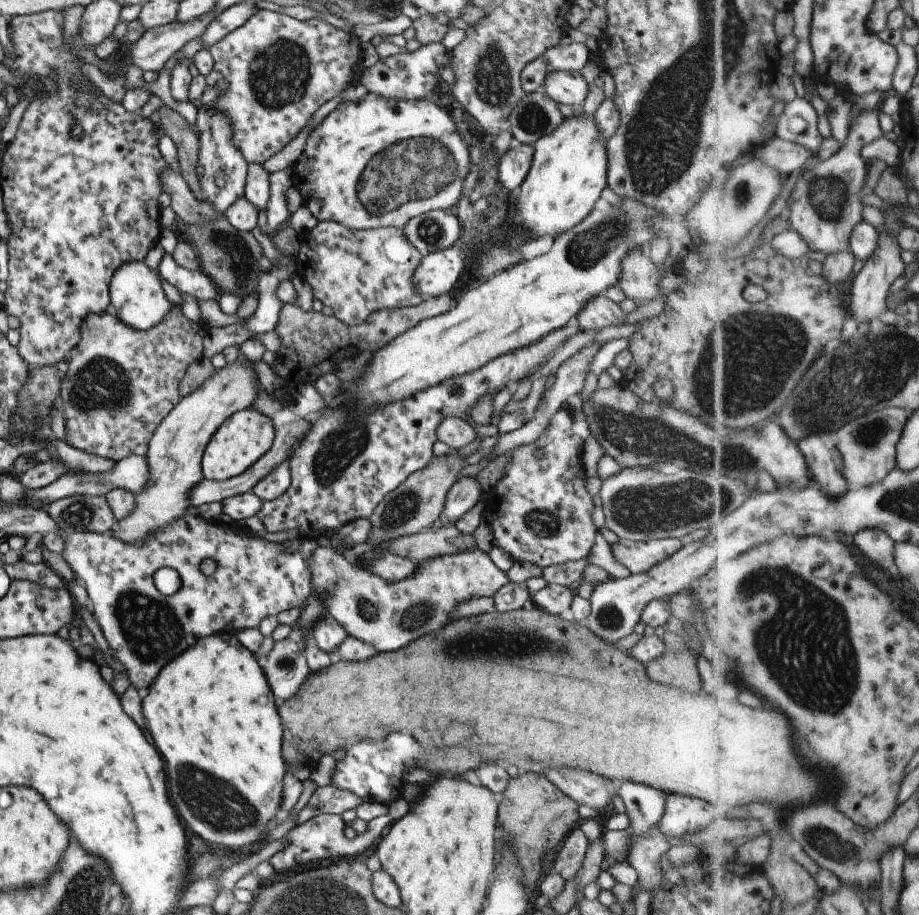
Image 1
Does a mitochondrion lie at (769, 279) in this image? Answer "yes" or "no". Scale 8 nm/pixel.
no

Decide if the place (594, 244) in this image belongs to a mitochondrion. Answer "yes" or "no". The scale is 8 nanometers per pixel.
yes

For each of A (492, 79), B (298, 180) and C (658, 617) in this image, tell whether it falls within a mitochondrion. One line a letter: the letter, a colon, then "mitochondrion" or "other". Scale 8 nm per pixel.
A: mitochondrion
B: other
C: other

